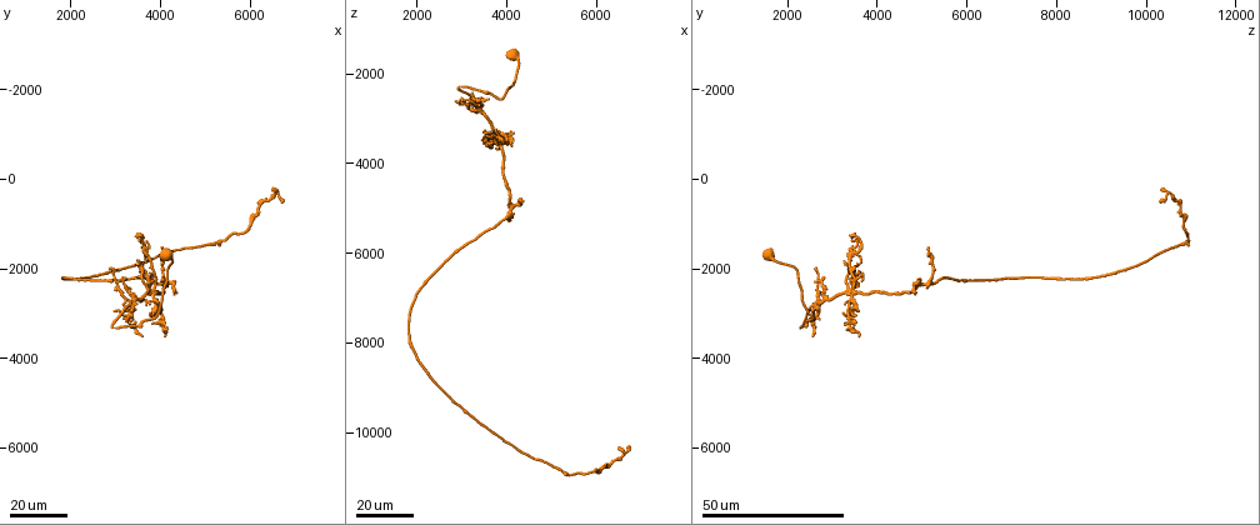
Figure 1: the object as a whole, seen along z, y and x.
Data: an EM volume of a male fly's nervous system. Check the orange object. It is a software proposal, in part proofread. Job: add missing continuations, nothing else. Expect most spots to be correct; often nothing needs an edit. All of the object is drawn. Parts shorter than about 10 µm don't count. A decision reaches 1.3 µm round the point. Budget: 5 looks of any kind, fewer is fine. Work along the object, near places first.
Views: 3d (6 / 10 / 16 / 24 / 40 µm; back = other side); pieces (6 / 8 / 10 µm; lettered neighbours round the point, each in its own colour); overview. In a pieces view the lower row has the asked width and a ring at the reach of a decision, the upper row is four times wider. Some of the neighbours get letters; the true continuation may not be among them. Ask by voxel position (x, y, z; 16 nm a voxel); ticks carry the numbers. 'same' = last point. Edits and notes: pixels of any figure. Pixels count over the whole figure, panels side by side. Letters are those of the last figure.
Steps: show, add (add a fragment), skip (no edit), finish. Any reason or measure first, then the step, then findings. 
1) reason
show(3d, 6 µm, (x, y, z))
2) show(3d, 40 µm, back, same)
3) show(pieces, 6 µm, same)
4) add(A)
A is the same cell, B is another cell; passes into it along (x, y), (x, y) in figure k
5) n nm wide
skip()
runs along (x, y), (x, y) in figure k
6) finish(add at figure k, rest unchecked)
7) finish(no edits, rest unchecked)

branch stops here
show(3d, 24 µm, (4300, 2600, 4800))

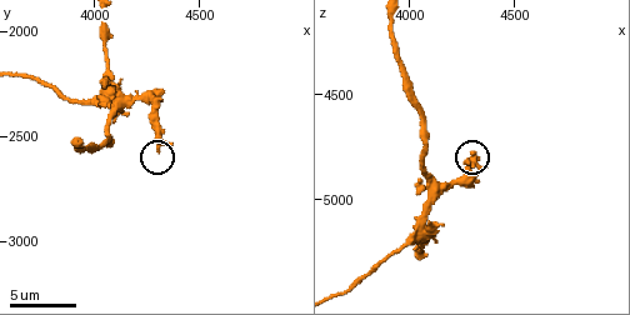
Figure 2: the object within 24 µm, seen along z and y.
show(pieces, 8 µm, (4300, 2560, 4850))

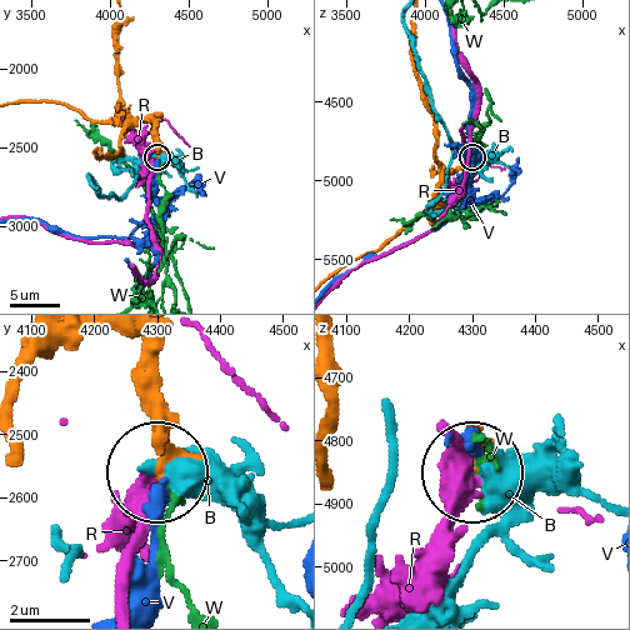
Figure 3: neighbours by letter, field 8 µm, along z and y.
skip()
B, R, V and W are other cells; none of them fits

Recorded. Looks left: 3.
branch stops here
show(3d, 16 µm, (3550, 3500, 2550))

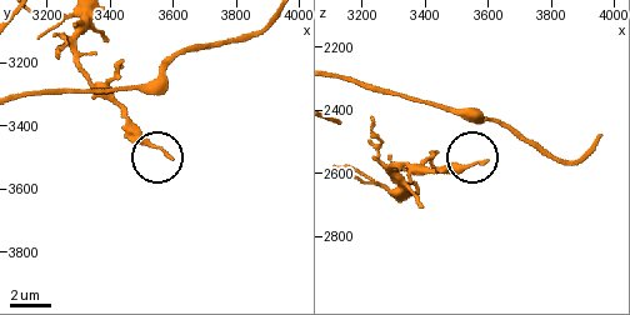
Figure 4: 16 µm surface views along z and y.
show(pieces, 8 µm, (3590, 3500, 2570))

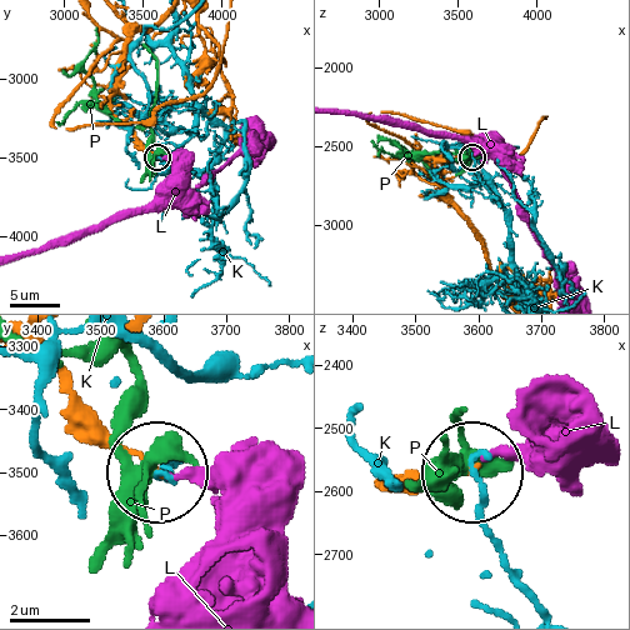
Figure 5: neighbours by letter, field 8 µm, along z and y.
skip()
K, L and P are other cells; no lettered fragment goes on from it

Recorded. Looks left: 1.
finish(no edits, rest unchecked)

